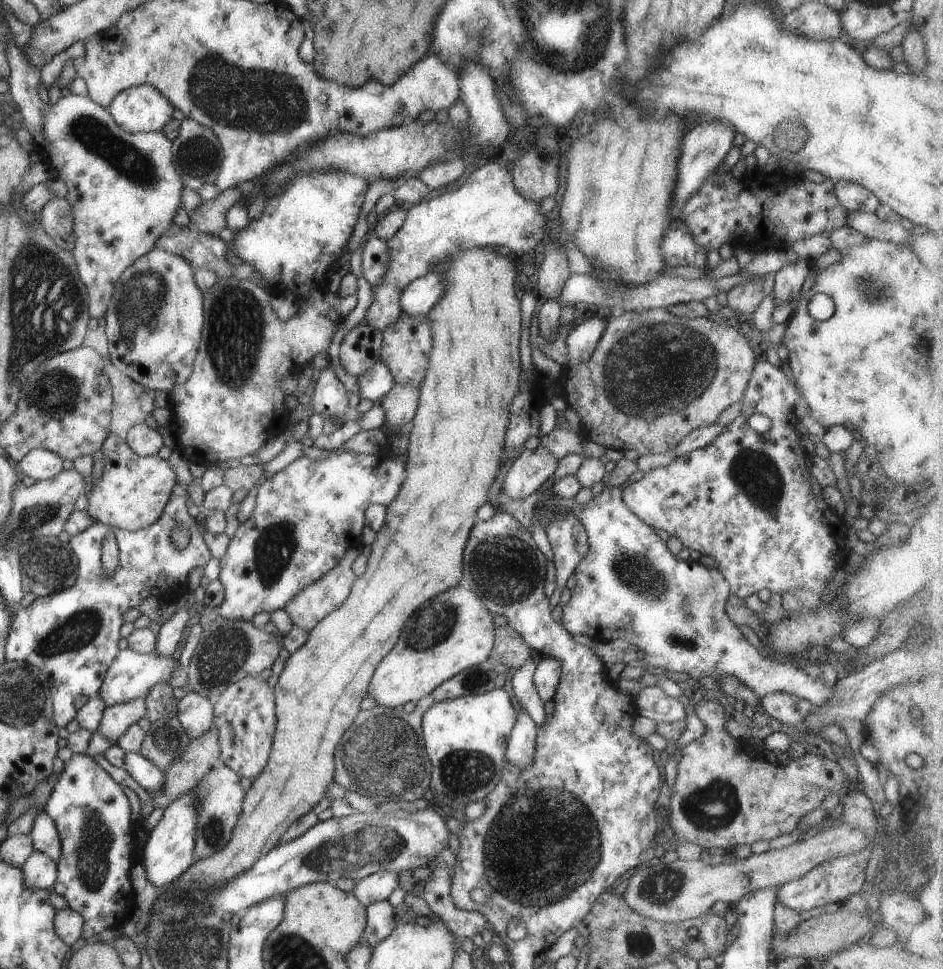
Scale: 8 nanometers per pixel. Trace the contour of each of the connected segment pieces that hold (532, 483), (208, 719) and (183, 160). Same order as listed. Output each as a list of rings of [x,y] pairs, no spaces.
[[[543,446],[521,450],[511,462],[502,482],[506,499],[521,500],[529,496],[548,478],[554,478],[555,468],[557,460]]]
[[[193,690],[178,700],[175,718],[189,740],[199,738],[212,725],[212,703],[212,699]]]
[[[184,119],[179,123],[177,136],[172,140],[172,165],[181,178],[183,186],[197,191],[202,184],[214,184],[223,160],[221,144],[206,126],[197,124],[193,119]]]

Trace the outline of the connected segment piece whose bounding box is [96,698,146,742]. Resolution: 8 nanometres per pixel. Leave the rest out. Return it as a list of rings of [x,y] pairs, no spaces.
[[[135,698],[129,702],[106,706],[96,732],[101,732],[101,736],[105,736],[109,742],[116,742],[127,726],[144,717],[146,711],[144,700],[145,698]]]

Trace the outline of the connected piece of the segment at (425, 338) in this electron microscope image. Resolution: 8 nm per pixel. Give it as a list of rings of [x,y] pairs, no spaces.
[[[400,314],[397,320],[391,322],[387,328],[382,330],[379,361],[385,364],[389,374],[393,376],[393,384],[420,388],[421,380],[425,376],[427,362],[429,362],[429,350],[431,350],[431,332],[429,332],[427,316]]]

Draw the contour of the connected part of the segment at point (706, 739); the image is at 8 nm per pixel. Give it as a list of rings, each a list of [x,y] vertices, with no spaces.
[[[715,700],[696,702],[694,712],[705,730],[699,738],[689,741],[681,748],[681,755],[676,762],[673,793],[669,794],[669,805],[665,810],[676,842],[695,844],[701,851],[713,848],[730,851],[737,845],[749,846],[756,840],[770,841],[781,834],[789,834],[805,814],[821,806],[821,801],[827,794],[853,789],[854,784],[849,782],[838,764],[822,755],[804,752],[785,766],[773,766],[765,758],[755,760],[755,756],[751,754],[752,749],[743,748],[740,740],[727,734],[724,727],[727,718],[721,705]]]

